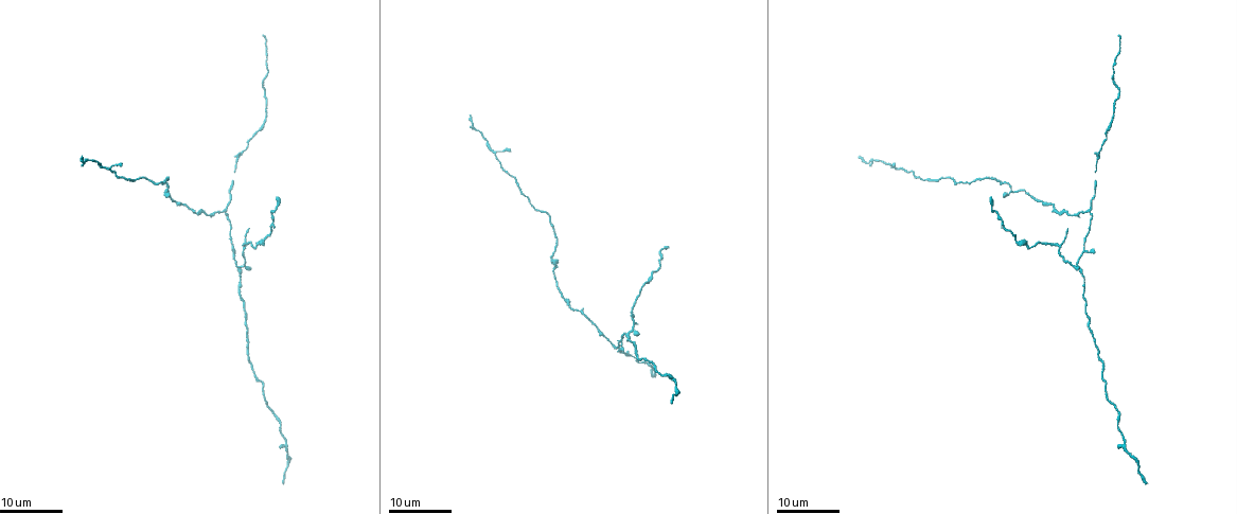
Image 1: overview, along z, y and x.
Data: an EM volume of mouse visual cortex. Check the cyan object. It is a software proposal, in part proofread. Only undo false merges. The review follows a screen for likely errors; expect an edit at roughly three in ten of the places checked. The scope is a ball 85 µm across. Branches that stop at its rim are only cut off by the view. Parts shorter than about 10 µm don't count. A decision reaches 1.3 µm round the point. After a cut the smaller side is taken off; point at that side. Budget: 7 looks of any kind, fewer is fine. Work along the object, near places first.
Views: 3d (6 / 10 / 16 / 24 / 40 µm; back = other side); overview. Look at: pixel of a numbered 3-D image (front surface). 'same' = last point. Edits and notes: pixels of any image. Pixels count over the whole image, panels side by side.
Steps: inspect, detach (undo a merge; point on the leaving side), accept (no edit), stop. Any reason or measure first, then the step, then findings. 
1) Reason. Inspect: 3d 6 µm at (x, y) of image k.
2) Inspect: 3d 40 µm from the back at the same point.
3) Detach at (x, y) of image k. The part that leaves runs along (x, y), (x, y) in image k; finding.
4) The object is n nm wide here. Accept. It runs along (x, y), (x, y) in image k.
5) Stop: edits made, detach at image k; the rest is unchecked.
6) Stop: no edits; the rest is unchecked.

Inspect: 3d 24 µm at (105, 169) of image 1.

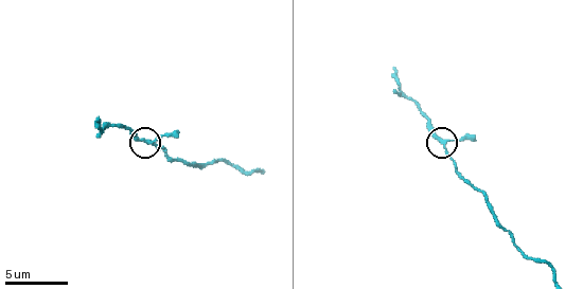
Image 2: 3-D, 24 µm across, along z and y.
Inspect: 3d 6 µm at (444, 142) of image 2.

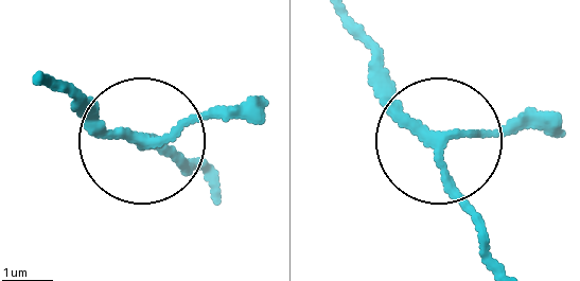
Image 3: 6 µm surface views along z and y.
3 arms meet here. Accept. It runs along (214, 181), (41, 85) in image 3; all the same neuron.

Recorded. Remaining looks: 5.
Three arms meet. Inspect: 3d 16 µm at (1014, 191) of image 1.

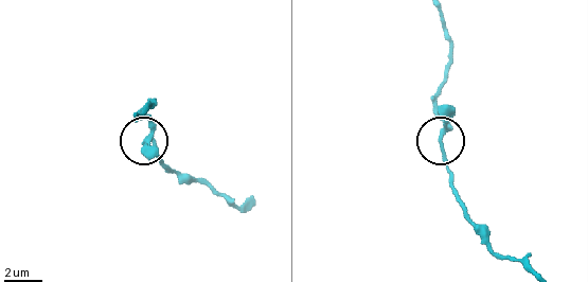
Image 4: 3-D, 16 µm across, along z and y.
Inspect: 3d 10 µm at (442, 136) of image 4.

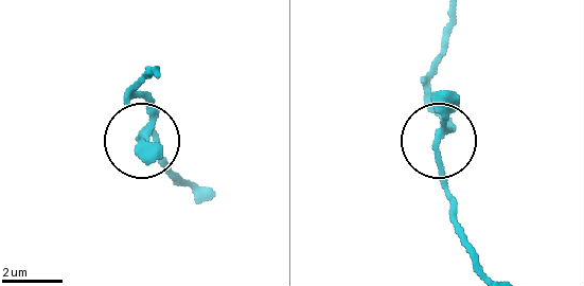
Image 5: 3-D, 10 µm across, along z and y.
Inspect: 3d 10 µm from the back at (436, 143) of image 5.

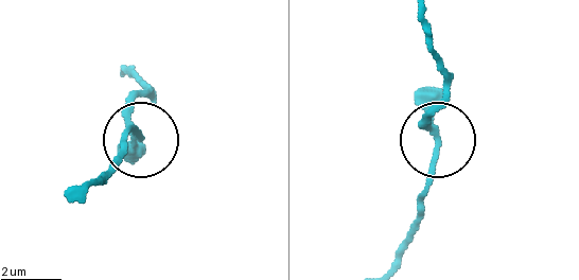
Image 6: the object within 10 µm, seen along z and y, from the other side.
The object is 160 nm wide here. Accept. It runs along (386, 269), (430, 186), (434, 140), (424, 122), (444, 97) in image 6; all the same neuron.

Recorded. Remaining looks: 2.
Arms part here. Inspect: 3d 16 µm at (228, 214) of image 1.

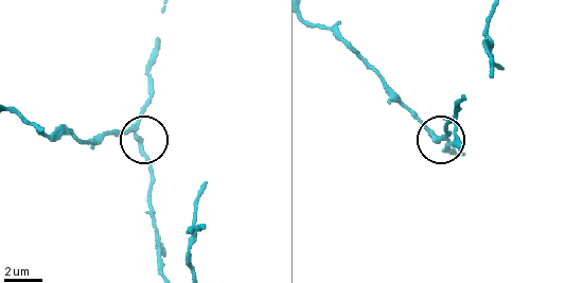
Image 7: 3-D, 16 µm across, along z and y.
Zoom in. Inspect: 3d 10 µm at (432, 137) of image 7.

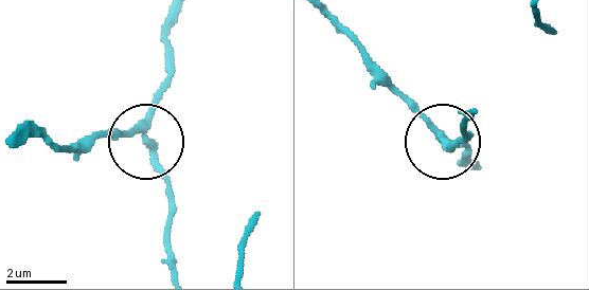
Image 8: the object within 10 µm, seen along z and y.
Accept. It runs along (440, 139), (394, 93) in image 8; all the same neuron.

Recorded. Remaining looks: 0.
Stop: no edits; the rest is unchecked.

